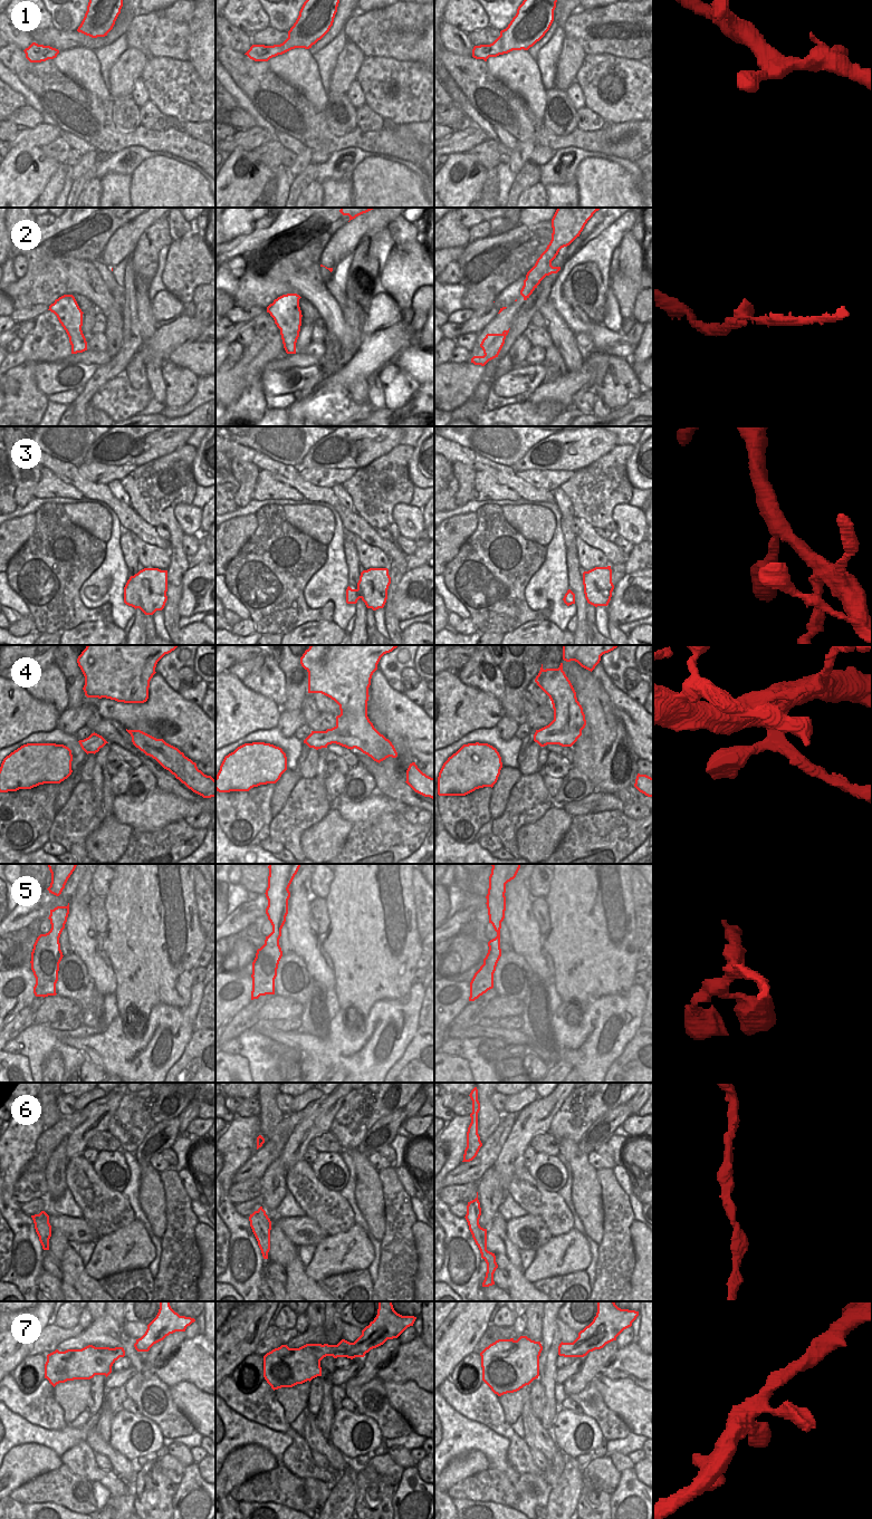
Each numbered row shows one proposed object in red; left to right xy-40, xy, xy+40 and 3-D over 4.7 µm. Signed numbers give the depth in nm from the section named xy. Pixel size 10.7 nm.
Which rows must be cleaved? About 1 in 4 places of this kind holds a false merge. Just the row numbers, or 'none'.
2

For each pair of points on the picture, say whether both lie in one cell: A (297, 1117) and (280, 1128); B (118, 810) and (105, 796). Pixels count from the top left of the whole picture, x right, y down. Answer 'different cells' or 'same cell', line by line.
A: same cell
B: different cells

